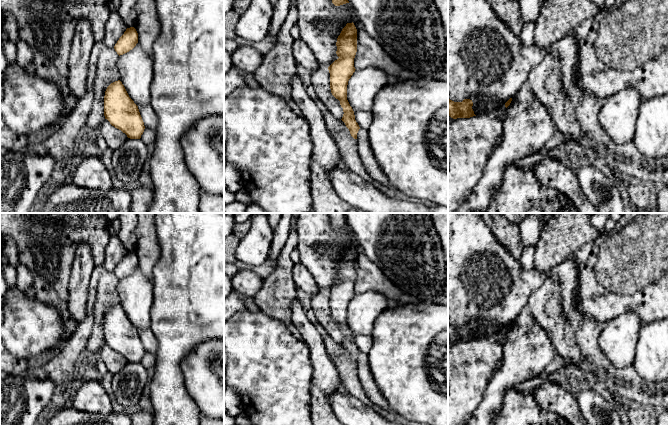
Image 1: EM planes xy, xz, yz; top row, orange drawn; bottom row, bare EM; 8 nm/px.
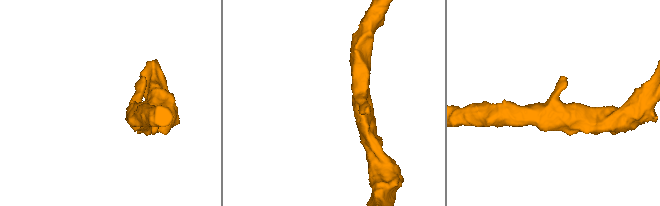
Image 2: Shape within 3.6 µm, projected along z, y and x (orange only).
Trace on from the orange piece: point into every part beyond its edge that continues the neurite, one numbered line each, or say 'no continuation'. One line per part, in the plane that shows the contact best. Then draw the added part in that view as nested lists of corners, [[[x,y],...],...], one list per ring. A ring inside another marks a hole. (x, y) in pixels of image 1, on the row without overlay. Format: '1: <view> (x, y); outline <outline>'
no continuation

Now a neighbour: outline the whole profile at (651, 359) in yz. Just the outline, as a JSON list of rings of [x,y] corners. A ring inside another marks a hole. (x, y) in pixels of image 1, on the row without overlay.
[[[668,317],[640,328],[633,365],[648,382],[668,378]]]

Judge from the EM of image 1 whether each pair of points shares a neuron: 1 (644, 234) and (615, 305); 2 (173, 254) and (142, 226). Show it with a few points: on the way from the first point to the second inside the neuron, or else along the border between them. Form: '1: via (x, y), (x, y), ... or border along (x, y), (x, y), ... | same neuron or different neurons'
1: via (644, 252), (644, 272), (629, 287) | same neuron
2: border along (154, 223), (160, 250), (156, 263) | different neurons

